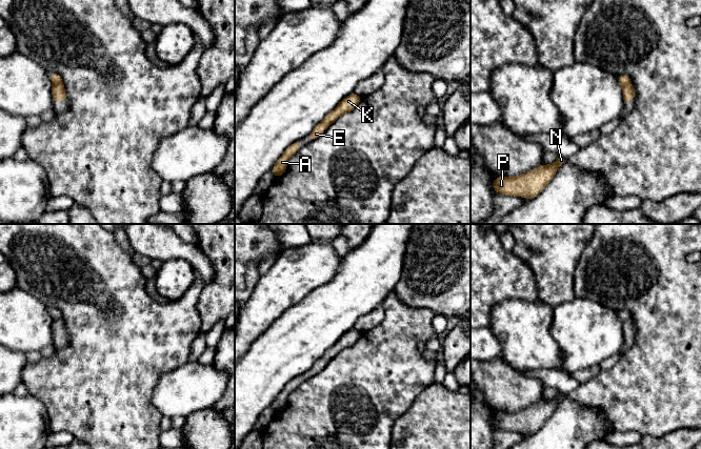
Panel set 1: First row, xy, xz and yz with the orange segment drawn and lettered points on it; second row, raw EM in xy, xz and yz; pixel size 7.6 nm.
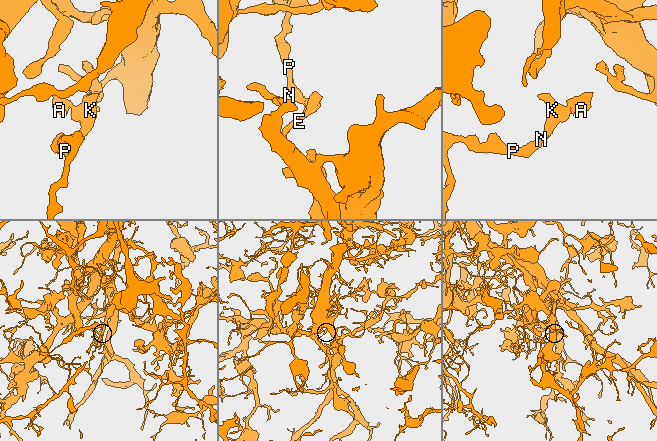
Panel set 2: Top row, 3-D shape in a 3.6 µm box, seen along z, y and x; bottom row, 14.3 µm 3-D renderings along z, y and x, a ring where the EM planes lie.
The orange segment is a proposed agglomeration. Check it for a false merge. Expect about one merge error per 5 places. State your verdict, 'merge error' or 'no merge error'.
no merge error

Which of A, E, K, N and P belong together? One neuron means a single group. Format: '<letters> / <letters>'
A E K N P

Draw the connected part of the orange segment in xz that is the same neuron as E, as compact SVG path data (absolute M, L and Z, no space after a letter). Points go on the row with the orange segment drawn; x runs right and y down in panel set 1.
M355 93L349 94L333 111L325 116L325 118L313 129L311 134L306 136L308 140L314 141L318 139L325 131L328 125L334 123L340 116L354 110L361 101L361 96L358 96Z

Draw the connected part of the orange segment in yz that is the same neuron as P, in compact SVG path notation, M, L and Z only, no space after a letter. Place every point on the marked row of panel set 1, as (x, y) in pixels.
M562 157L550 165L539 165L535 169L516 178L497 177L493 181L493 188L500 195L510 197L523 196L525 200L537 197L550 182L558 168L565 162Z

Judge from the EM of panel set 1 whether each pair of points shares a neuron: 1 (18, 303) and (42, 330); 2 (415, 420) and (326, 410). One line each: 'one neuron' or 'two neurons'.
1: one neuron
2: two neurons

